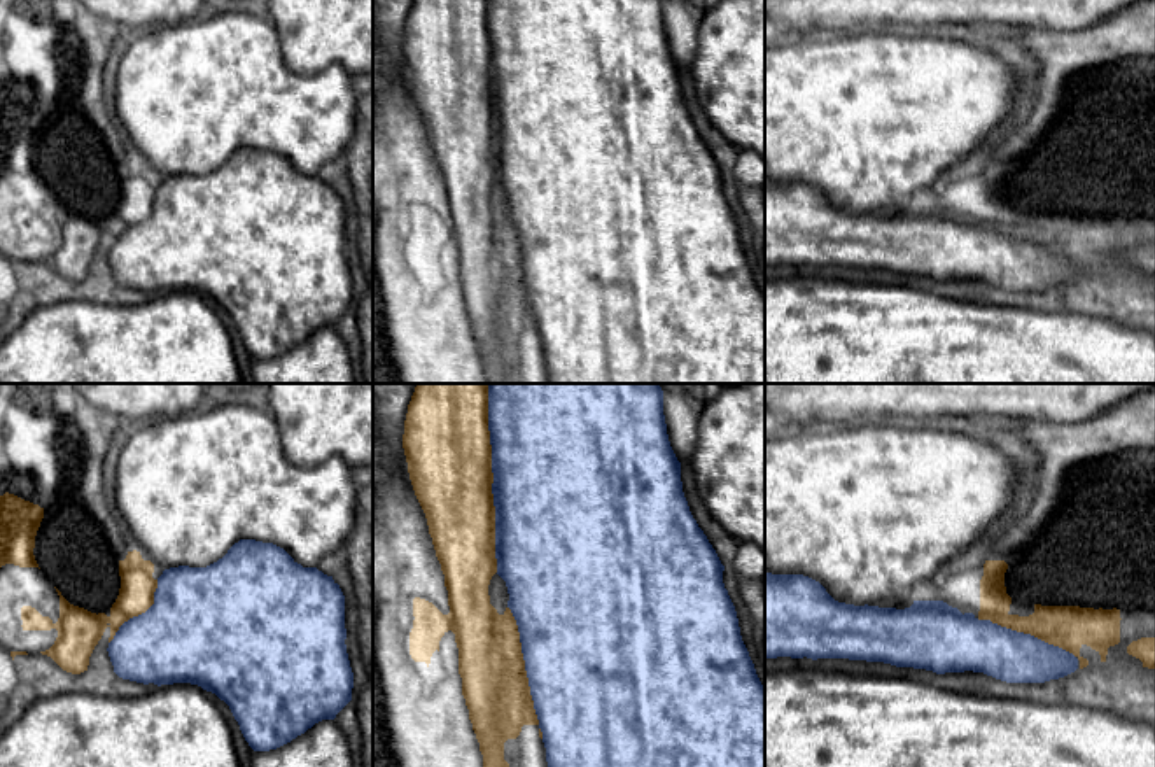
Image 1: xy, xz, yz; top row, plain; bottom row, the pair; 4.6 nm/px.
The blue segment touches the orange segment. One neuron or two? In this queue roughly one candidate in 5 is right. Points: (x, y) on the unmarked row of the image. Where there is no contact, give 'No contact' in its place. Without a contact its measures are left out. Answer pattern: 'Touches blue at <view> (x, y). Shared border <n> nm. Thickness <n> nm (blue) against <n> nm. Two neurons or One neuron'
Touches blue at xz (494, 90). Shared border 850 nm. Thickness 500 nm (blue) against 400 nm. Two neurons

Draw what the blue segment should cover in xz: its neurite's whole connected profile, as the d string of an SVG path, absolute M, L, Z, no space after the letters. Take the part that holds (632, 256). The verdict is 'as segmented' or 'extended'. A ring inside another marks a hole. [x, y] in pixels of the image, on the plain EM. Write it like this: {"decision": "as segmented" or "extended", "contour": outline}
{"decision": "as segmented", "contour": "M488 0L488 39L492 53L492 102L495 114L497 182L506 189L522 250L534 317L542 340L550 384L765 384L765 296L742 249L735 214L723 191L724 173L693 126L682 100L681 70L667 42L663 0Z"}

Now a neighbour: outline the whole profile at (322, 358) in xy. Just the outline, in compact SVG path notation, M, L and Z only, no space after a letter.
M322 327L276 357L256 359L252 384L355 384L355 371L334 327Z

